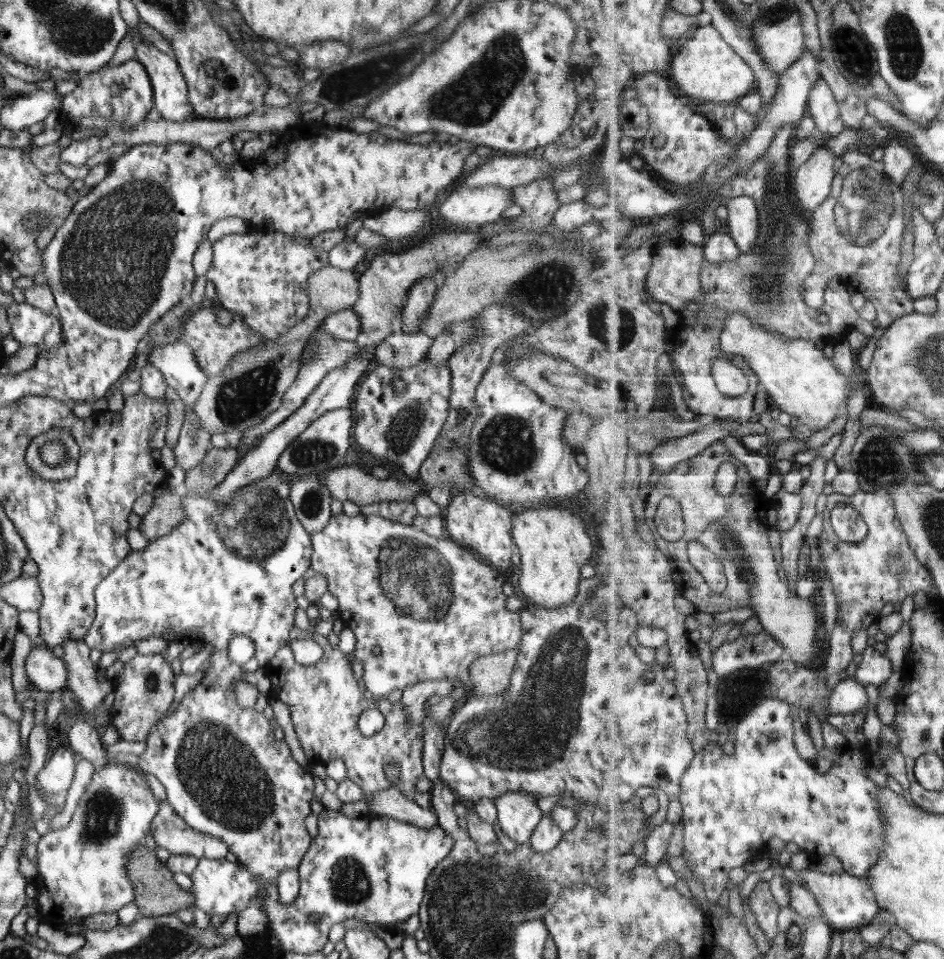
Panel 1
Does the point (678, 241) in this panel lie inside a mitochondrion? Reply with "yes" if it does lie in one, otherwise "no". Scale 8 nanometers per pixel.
no

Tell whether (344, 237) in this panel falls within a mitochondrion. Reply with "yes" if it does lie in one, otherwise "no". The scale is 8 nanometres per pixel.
no

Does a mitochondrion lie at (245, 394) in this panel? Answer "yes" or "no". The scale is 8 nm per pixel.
yes

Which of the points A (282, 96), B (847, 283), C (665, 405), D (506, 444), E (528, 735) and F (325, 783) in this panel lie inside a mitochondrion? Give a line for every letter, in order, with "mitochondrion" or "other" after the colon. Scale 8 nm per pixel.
A: other
B: other
C: other
D: mitochondrion
E: mitochondrion
F: other

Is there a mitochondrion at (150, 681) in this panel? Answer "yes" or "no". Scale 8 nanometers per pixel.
yes

